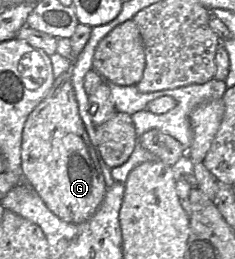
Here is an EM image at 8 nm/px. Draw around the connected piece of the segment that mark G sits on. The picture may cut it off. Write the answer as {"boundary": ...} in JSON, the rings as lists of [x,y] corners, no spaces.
{"boundary":[[[73,64],[55,78],[48,94],[27,117],[22,132],[21,172],[49,210],[65,222],[80,224],[96,212],[107,188],[79,115],[72,73]]]}

